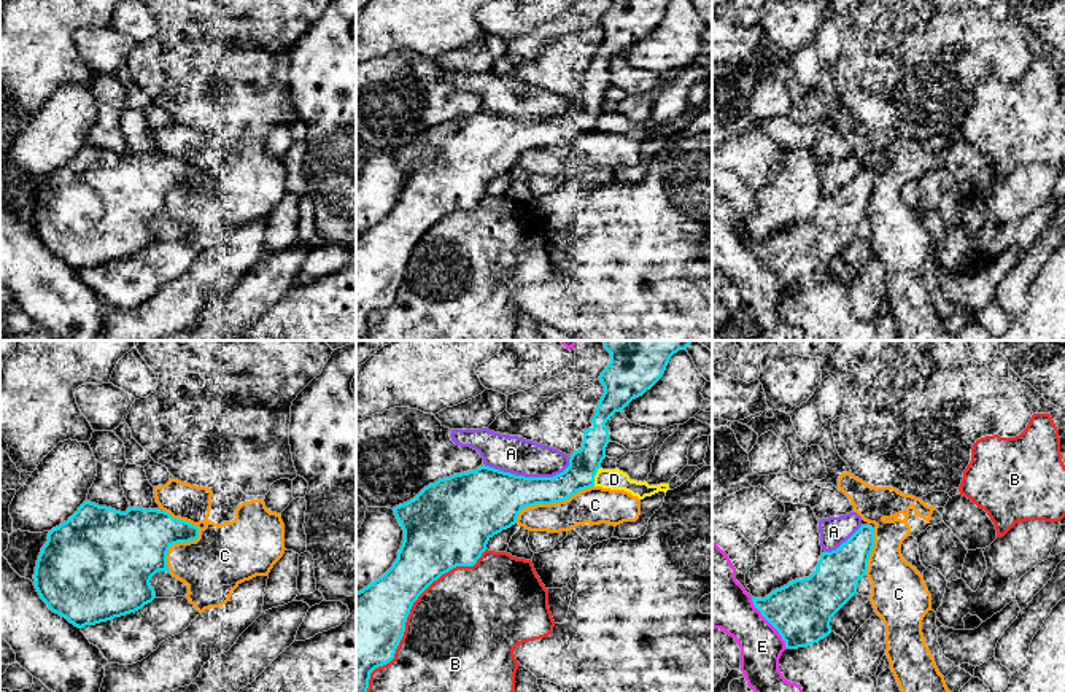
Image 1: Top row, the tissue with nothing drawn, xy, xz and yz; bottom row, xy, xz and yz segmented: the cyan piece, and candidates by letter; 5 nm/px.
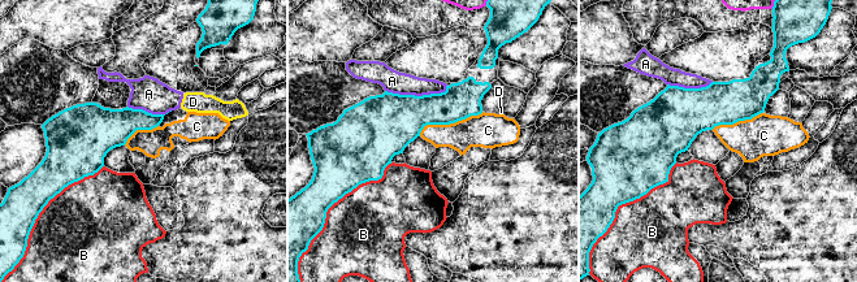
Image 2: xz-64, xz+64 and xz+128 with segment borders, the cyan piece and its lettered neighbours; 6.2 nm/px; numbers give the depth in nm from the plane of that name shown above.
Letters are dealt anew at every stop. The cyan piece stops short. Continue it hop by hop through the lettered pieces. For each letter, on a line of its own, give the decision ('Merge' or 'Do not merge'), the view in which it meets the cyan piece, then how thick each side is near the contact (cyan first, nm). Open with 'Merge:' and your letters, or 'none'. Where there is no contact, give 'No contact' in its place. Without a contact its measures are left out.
Merge: none
A: Do not merge. Touches cyan in xz. Thickness 340 nm (cyan) against 190 nm
B: Do not merge. Touches cyan in xz. Thickness 380 nm (cyan) against 500 nm
C: Do not merge. Touches cyan in xy. Thickness 280 nm (cyan) against 320 nm
D: Do not merge. Touches cyan in xz. Thickness 150 nm (cyan) against 110 nm
E: Do not merge. Touches cyan in yz. Thickness 300 nm (cyan) against 260 nm

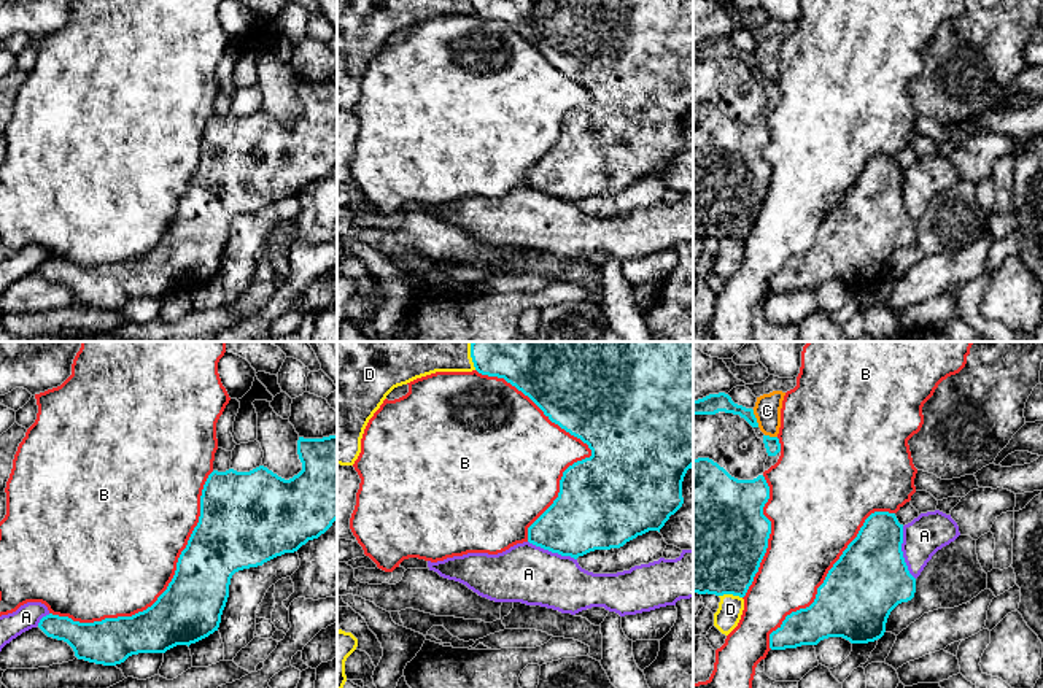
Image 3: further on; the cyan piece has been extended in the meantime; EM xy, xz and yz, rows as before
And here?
Merge: none
A: Do not merge. Touches cyan in yz. Thickness 380 nm (cyan) against 200 nm
B: Do not merge. Touches cyan in xy. Thickness 320 nm (cyan) against 480 nm
C: Do not merge. Touches cyan in yz. Thickness 100 nm (cyan) against 140 nm
D: Do not merge. Touches cyan in yz. Thickness 480 nm (cyan) against 130 nm

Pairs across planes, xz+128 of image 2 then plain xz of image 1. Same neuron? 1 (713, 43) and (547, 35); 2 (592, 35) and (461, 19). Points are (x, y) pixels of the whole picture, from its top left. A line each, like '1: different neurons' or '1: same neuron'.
1: different neurons
2: same neuron

